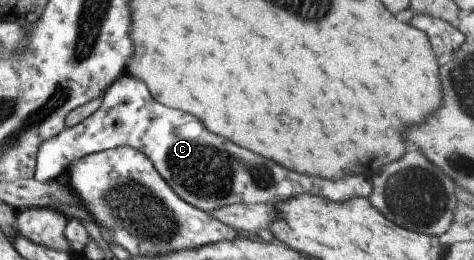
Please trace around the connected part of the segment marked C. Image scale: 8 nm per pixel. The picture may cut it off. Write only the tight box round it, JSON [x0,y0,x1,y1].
[33,73,372,212]

